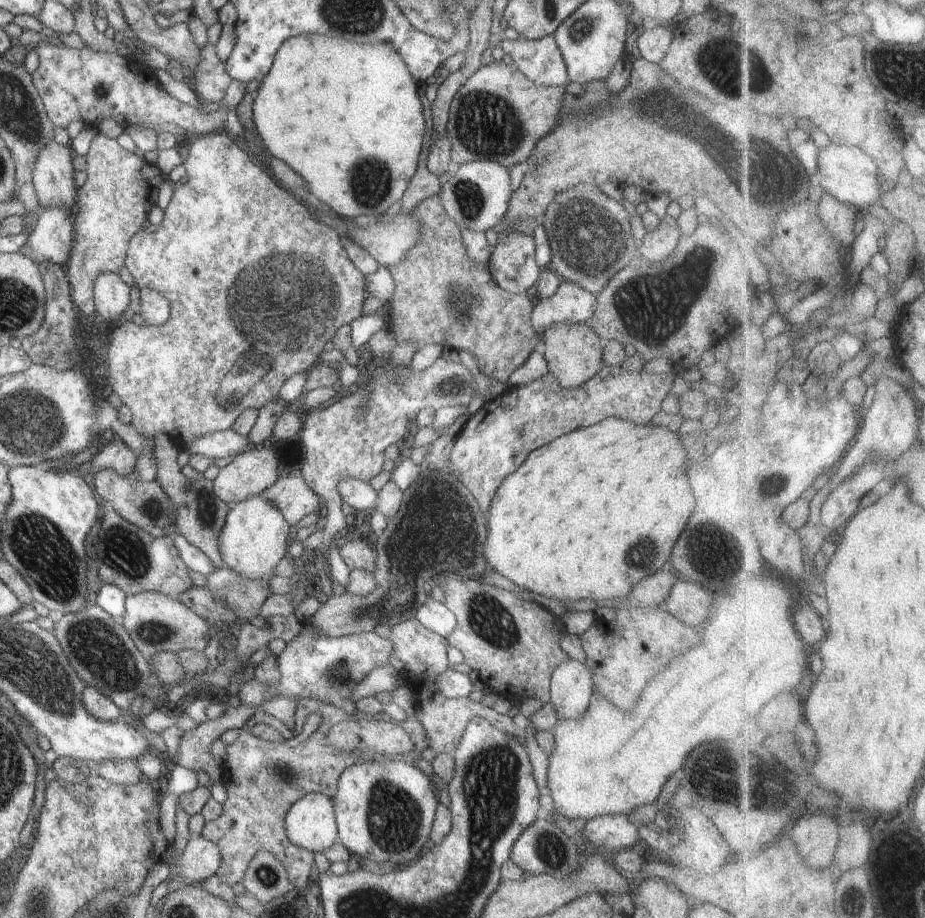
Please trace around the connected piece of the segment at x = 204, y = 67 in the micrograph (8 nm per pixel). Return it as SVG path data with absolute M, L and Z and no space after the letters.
M207 42L201 51L199 67L188 82L200 102L203 104L218 102L224 98L232 79L225 63L216 53L215 44Z

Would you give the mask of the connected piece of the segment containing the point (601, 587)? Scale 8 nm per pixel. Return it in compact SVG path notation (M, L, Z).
M608 417L595 425L573 430L540 448L534 449L520 465L520 468L509 474L496 489L492 504L486 514L488 533L484 540L483 555L488 570L506 576L508 580L512 580L516 586L520 586L524 590L559 601L620 600L630 596L634 586L643 578L659 571L668 562L671 557L670 550L674 548L680 534L684 532L688 518L696 506L696 498L694 498L694 494L688 486L688 480L686 480L684 464L686 464L686 454L684 454L684 448L682 448L676 433L667 428L650 424L637 425L632 421L616 417Z

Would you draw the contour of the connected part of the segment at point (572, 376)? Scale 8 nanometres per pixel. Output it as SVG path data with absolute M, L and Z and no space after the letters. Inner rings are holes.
M564 321L550 325L541 335L542 353L547 367L559 383L566 388L582 386L590 380L604 365L603 348L606 340L600 338L587 323Z

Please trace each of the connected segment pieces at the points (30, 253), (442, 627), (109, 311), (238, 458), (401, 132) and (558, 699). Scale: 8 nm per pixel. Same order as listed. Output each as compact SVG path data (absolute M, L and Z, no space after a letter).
M55 206L41 209L38 213L39 218L36 227L30 232L25 245L20 247L19 251L35 263L48 261L65 268L73 247L74 227L70 211L66 207Z
M429 598L416 612L418 619L428 630L448 638L455 629L457 618L442 602Z
M100 273L93 288L93 299L100 316L110 322L119 320L129 308L130 289L120 274Z
M254 446L252 449L242 451L221 463L220 472L213 480L214 494L229 506L260 495L263 490L272 486L279 479L278 466L280 466L280 460L276 453L270 449Z
M301 34L288 38L282 46L279 46L268 74L261 80L252 103L253 128L264 142L269 154L285 162L292 170L303 176L311 193L318 200L324 202L341 217L346 216L350 221L361 214L370 215L372 218L386 214L394 202L398 202L403 197L409 180L418 170L418 156L422 152L424 134L426 134L426 118L422 113L418 88L418 82L414 80L402 55L398 54L392 43L354 44L354 42L342 42L342 40L334 40L330 36L320 36L320 34Z
M569 658L553 672L549 703L558 720L581 719L593 694L593 674L590 674L587 664Z

